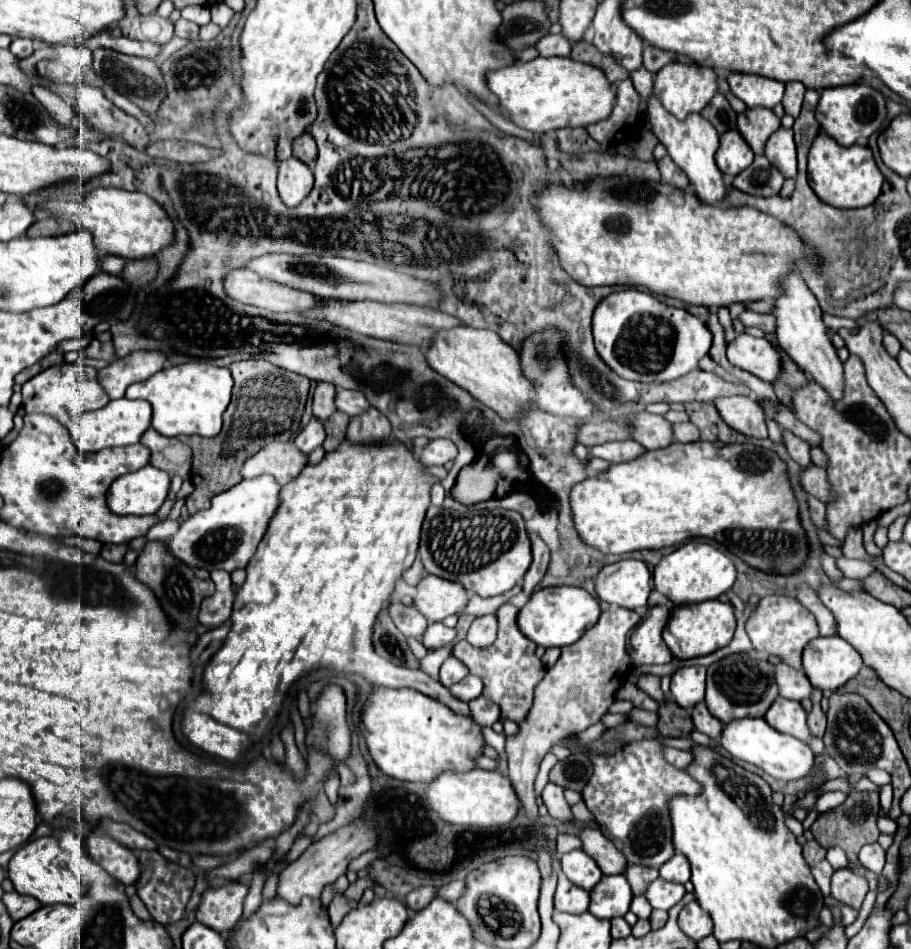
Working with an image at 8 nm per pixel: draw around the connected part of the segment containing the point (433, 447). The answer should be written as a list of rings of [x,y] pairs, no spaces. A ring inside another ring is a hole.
[[[433,439],[423,451],[421,451],[421,461],[427,463],[427,467],[433,465],[445,465],[447,461],[453,461],[457,457],[457,447],[449,439]]]

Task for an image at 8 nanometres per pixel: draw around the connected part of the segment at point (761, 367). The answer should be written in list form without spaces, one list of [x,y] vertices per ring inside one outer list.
[[[741,333],[727,347],[727,359],[731,365],[749,371],[771,385],[781,373],[781,353],[767,337],[751,337]]]

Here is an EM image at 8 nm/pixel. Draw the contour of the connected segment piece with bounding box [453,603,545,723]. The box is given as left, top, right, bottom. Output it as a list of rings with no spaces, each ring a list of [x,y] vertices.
[[[511,603],[499,607],[499,635],[497,641],[487,649],[475,649],[467,641],[459,641],[453,647],[453,655],[461,659],[469,671],[483,679],[483,697],[489,697],[501,707],[501,717],[507,717],[515,723],[521,723],[533,705],[533,689],[545,675],[545,665],[535,657],[535,643],[523,637],[517,627],[519,609]]]

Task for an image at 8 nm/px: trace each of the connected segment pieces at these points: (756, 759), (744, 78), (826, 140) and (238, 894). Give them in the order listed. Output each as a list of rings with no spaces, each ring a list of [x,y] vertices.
[[[747,717],[747,719],[735,719],[735,723],[727,723],[721,731],[719,743],[737,759],[743,759],[747,763],[753,763],[761,767],[767,775],[783,781],[795,781],[805,777],[813,767],[813,751],[807,747],[807,743],[789,737],[785,733],[775,731],[765,719],[761,717]]]
[[[729,73],[727,83],[731,93],[737,95],[747,107],[773,109],[773,105],[777,105],[785,93],[785,85],[781,81],[749,73]]]
[[[819,133],[815,137],[809,151],[809,183],[815,195],[827,205],[839,209],[867,207],[879,197],[883,181],[885,177],[881,175],[869,147],[861,147],[861,145],[843,147],[825,133]]]
[[[239,881],[203,891],[201,903],[197,907],[197,921],[215,929],[217,933],[229,931],[241,919],[247,891],[249,887]]]

